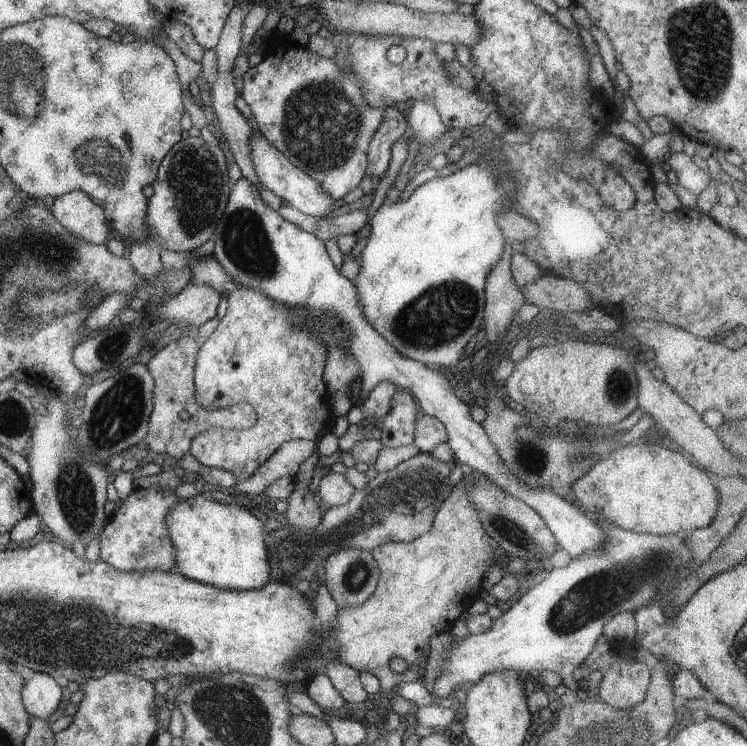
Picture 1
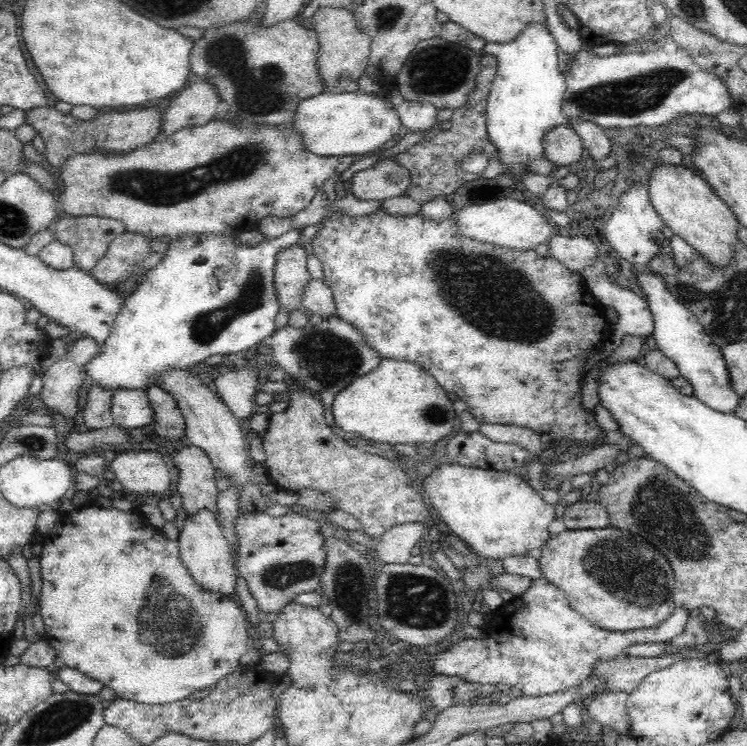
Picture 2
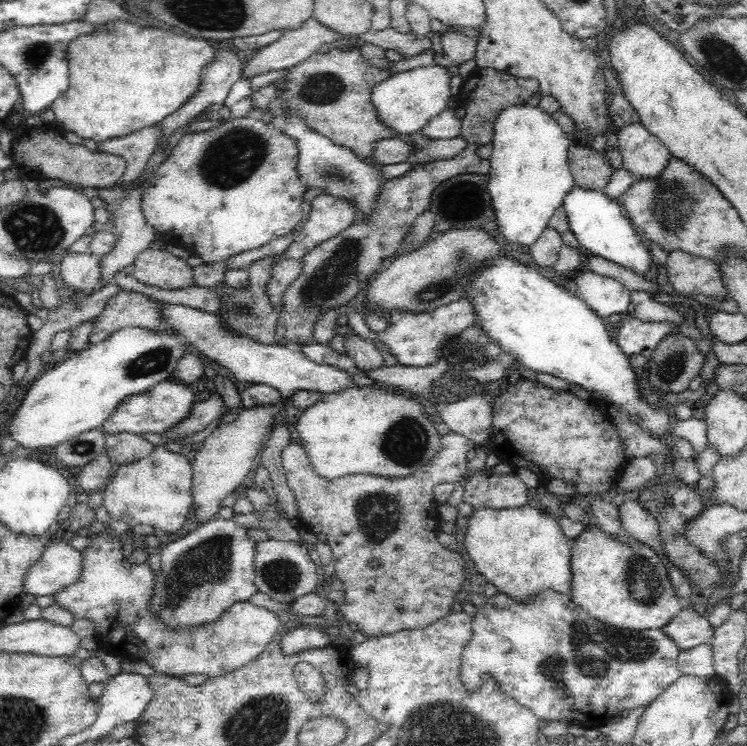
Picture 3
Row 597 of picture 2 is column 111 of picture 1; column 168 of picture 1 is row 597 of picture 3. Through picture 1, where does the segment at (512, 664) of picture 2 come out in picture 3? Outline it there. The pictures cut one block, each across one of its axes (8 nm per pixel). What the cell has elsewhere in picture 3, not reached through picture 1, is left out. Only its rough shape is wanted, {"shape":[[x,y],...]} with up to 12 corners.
{"shape":[[569,594],[488,597],[460,654],[539,720],[584,729],[683,675],[662,629]]}

